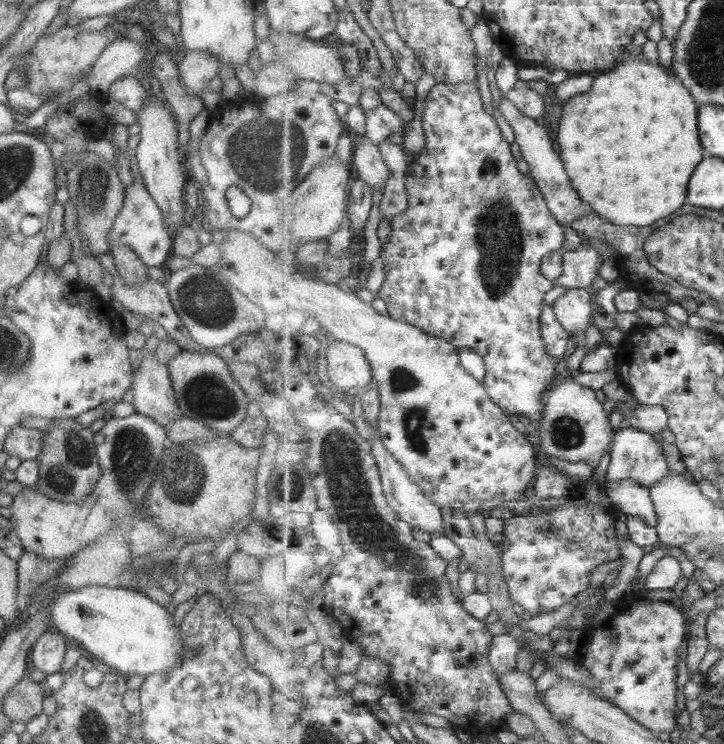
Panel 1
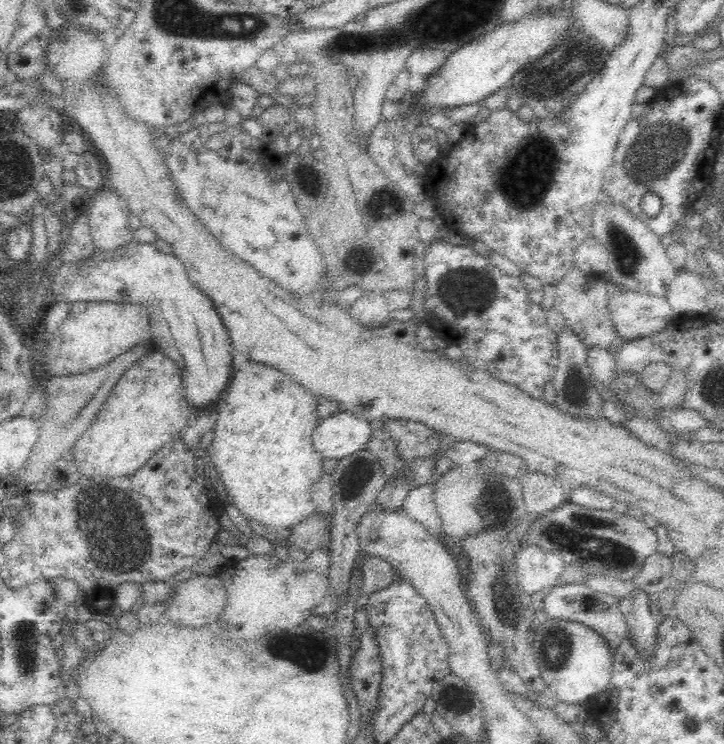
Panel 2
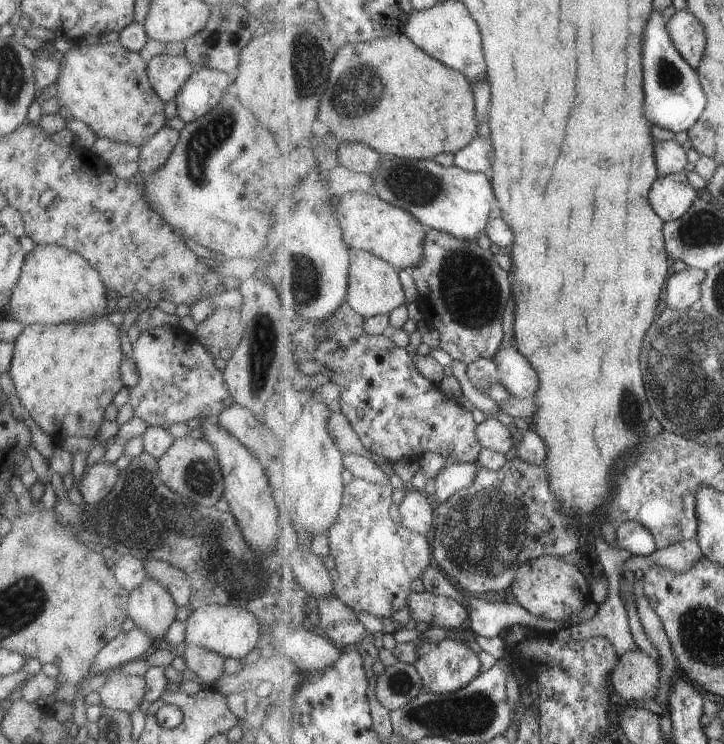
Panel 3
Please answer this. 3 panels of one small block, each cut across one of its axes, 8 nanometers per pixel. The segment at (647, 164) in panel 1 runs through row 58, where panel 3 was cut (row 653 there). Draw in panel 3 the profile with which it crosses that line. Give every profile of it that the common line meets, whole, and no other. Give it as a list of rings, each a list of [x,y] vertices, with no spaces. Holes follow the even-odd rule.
[[[643,650],[626,652],[620,656],[611,674],[611,686],[616,699],[621,704],[643,701],[643,698],[656,700],[659,690],[659,662]]]

